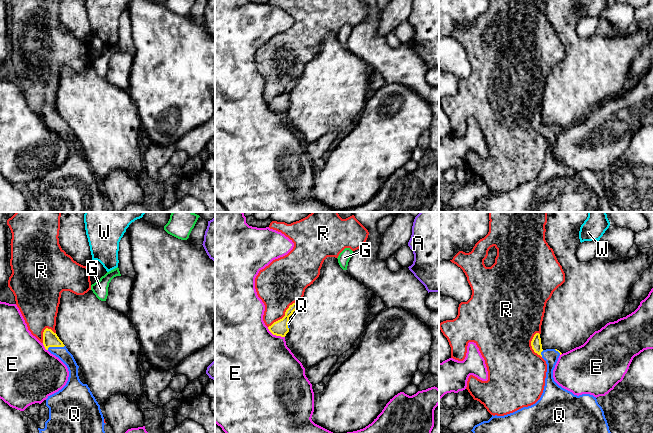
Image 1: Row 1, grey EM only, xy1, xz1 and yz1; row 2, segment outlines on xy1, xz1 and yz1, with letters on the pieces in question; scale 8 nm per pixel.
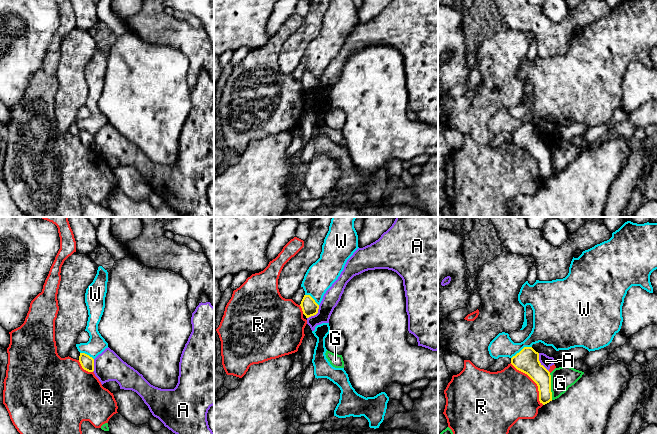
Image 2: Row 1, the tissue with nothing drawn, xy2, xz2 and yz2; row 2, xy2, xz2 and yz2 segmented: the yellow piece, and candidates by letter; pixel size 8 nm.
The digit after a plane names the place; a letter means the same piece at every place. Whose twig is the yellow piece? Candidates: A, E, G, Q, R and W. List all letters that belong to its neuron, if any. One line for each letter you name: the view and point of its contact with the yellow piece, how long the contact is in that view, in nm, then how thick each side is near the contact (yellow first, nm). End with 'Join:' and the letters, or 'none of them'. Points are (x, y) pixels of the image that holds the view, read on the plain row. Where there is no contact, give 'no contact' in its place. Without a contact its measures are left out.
Q: xy1 (55, 122) | 150 nm | 130/100 nm
Join: Q

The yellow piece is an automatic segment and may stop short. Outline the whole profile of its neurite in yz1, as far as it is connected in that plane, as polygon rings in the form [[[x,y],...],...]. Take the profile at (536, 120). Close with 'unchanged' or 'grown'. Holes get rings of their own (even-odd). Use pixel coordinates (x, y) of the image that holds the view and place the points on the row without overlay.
[[[540,110],[531,117],[532,125],[547,140],[545,162],[540,175],[533,181],[523,183],[504,192],[493,192],[471,206],[475,212],[612,212],[602,183],[590,170],[574,171],[559,162],[553,154],[553,146],[562,130],[557,125],[542,125]]]; grown

